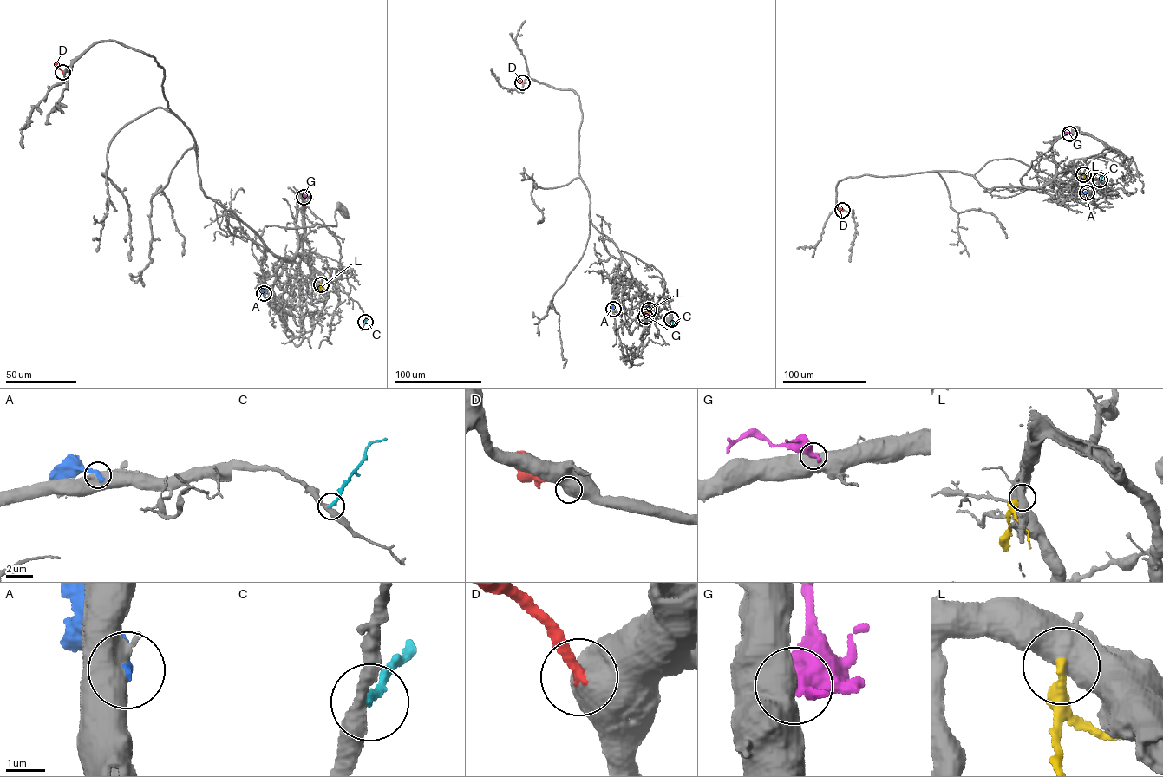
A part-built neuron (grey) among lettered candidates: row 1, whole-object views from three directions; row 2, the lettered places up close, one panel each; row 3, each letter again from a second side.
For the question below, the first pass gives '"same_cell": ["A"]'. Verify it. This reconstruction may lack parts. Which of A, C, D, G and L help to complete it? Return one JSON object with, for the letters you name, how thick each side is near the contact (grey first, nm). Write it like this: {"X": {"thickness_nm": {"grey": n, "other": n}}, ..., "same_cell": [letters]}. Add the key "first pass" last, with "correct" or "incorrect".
{"D": {"thickness_nm": {"grey": 750, "other": 280}}, "same_cell": ["D"], "first pass": "incorrect"}

